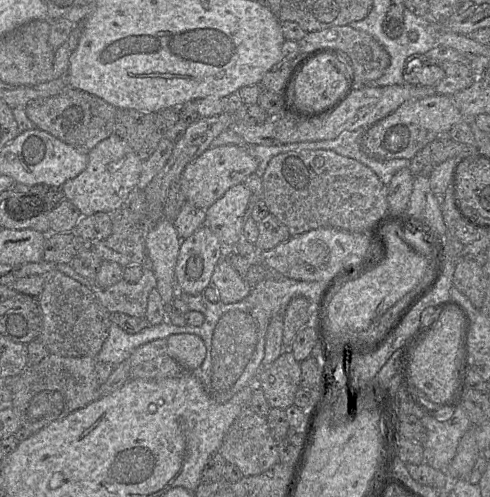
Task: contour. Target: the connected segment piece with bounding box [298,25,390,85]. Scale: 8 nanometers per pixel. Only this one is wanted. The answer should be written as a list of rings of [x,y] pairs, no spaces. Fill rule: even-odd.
[[[350,25],[333,26],[320,31],[307,33],[298,41],[300,53],[309,52],[319,47],[331,47],[341,51],[353,67],[353,78],[356,85],[366,85],[380,78],[390,64],[390,56],[385,48],[369,34],[356,30]]]

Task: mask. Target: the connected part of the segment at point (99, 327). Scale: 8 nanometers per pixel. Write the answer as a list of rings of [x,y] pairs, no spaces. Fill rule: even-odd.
[[[54,269],[43,276],[43,291],[38,297],[42,313],[39,340],[52,354],[68,357],[95,357],[108,337],[111,313],[87,286]]]

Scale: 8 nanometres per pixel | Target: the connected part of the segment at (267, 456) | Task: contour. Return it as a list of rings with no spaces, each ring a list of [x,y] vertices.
[[[250,405],[244,406],[229,427],[218,449],[226,462],[236,465],[243,476],[261,474],[280,462],[278,442],[273,438],[266,418],[255,413]]]

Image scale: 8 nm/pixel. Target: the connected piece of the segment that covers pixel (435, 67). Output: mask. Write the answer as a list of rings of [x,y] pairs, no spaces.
[[[414,54],[408,57],[404,63],[404,74],[403,74],[404,83],[423,87],[434,87],[439,81],[441,81],[443,78],[446,77],[445,71],[439,65],[440,62],[443,61],[430,59],[426,57],[425,54]]]

